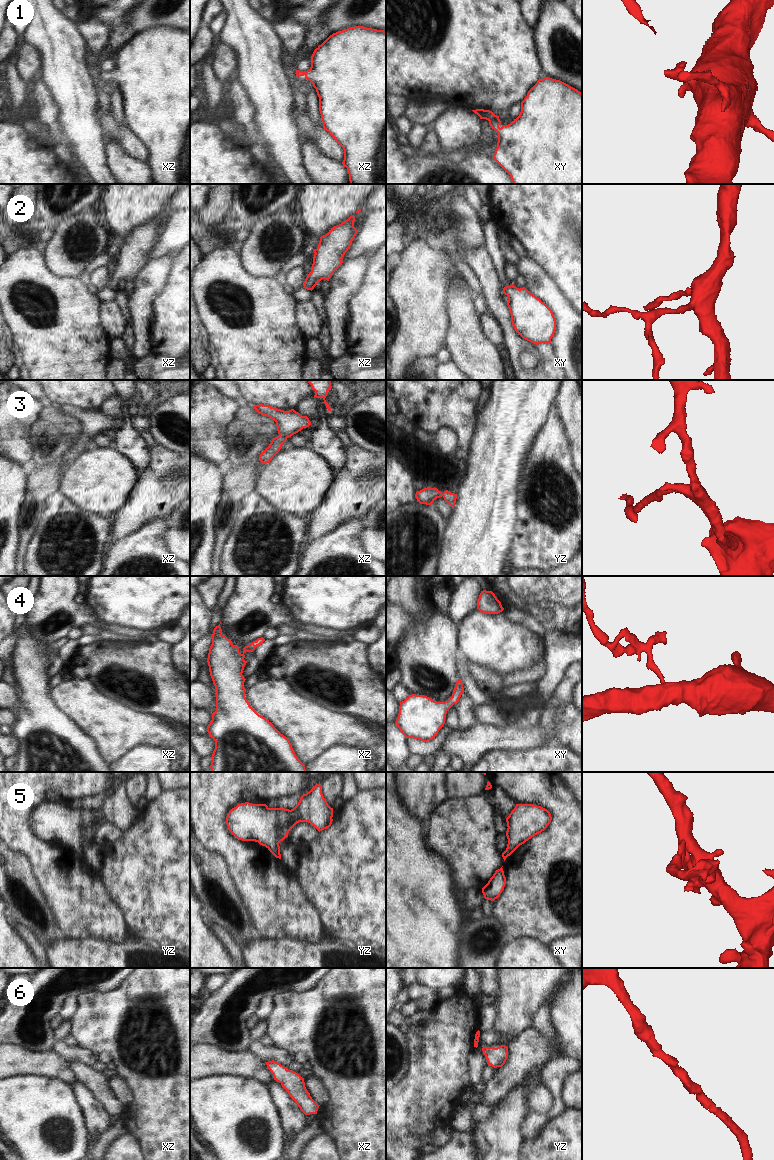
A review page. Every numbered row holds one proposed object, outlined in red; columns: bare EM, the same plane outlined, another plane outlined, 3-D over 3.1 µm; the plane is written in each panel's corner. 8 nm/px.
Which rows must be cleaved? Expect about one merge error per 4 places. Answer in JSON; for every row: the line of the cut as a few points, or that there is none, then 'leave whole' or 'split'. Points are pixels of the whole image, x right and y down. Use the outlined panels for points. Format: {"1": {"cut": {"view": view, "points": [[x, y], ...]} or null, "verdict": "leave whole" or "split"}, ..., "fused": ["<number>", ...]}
{"1": {"cut": null, "verdict": "leave whole"}, "2": {"cut": null, "verdict": "leave whole"}, "3": {"cut": null, "verdict": "leave whole"}, "4": {"cut": null, "verdict": "leave whole"}, "5": {"cut": null, "verdict": "leave whole"}, "6": {"cut": null, "verdict": "leave whole"}, "fused": []}

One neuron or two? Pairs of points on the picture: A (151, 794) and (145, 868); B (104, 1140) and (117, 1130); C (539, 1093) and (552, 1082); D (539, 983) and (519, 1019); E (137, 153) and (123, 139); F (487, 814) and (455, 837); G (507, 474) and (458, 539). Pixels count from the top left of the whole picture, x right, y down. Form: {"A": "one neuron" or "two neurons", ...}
{"A": "two neurons", "B": "one neuron", "C": "two neurons", "D": "one neuron", "E": "one neuron", "F": "one neuron", "G": "one neuron"}

